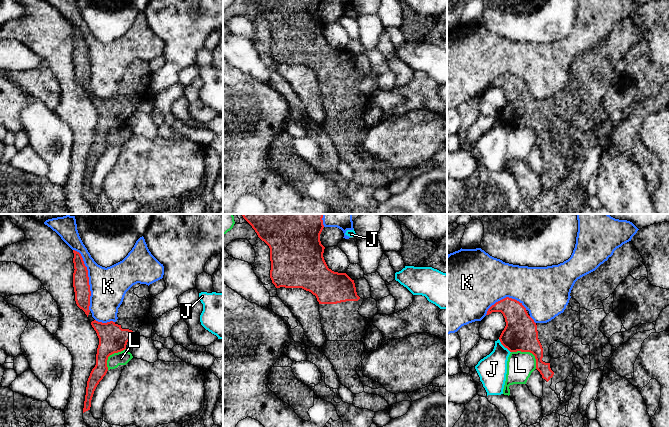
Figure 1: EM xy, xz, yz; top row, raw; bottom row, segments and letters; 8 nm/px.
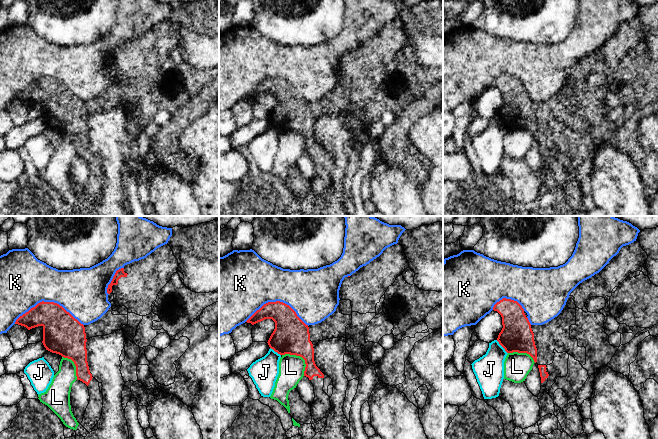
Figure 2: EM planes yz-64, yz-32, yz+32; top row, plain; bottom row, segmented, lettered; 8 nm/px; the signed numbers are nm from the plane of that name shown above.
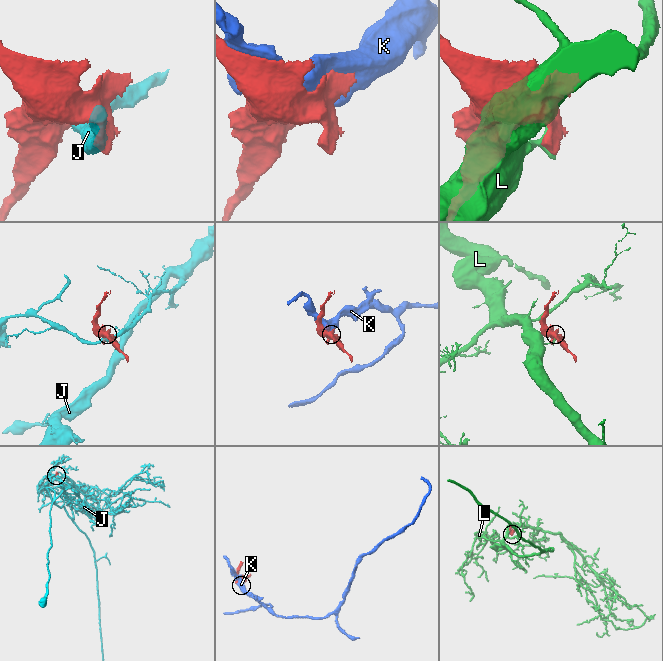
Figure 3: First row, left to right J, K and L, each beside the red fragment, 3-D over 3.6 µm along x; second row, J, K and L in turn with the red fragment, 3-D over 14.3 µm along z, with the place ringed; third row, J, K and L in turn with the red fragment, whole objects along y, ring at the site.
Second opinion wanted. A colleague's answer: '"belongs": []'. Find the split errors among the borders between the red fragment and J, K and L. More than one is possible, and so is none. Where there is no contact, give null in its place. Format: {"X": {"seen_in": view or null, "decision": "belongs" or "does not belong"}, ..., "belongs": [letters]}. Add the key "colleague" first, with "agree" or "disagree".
{"colleague": "agree", "J": {"seen_in": "yz", "decision": "does not belong"}, "K": {"seen_in": "xy", "decision": "does not belong"}, "L": {"seen_in": "yz", "decision": "does not belong"}, "belongs": []}

